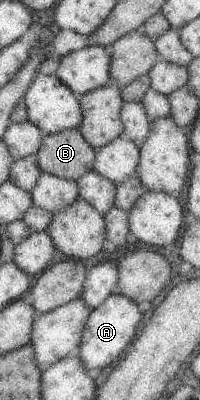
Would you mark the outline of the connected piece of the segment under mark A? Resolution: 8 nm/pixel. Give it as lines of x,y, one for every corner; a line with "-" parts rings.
110,294
100,305
97,305
85,321
85,327
81,333
81,341
74,352
77,359
81,359
85,371
95,368
103,368
126,351
135,336
135,327
141,321
143,313
137,309
133,301
123,295

